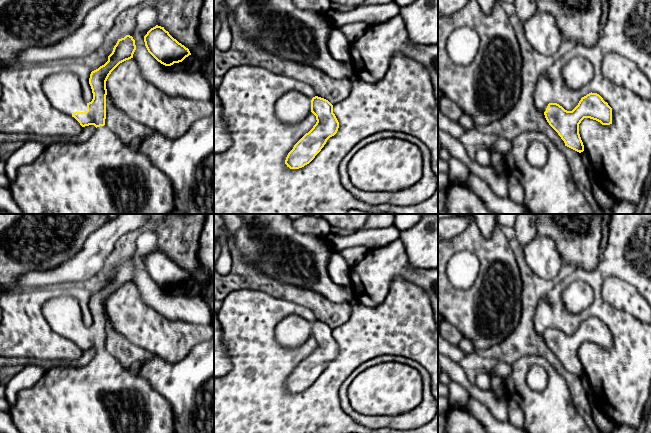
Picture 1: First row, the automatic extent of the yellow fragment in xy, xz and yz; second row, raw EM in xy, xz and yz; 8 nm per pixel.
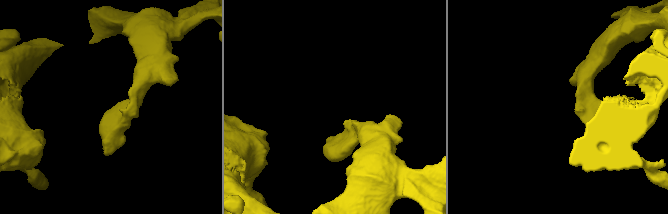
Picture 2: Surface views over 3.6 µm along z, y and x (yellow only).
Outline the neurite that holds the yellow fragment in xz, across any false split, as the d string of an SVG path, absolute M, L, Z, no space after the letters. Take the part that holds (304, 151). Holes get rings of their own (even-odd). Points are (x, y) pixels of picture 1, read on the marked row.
M289 91L275 104L277 118L290 125L302 122L311 112L317 122L288 153L285 164L290 169L299 169L309 164L327 140L337 133L339 122L333 113L333 105L318 96L311 99L300 92Z

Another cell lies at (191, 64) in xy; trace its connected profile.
M189 55L183 61L183 66L185 67L186 72L197 72L200 71L200 63L199 61L193 57L193 55Z

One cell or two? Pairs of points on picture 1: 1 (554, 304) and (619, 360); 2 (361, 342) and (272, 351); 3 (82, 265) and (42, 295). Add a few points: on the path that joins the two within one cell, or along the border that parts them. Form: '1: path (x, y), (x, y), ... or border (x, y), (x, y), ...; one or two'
1: path (578, 317), (602, 312), (619, 329), (619, 336); one
2: path (332, 374), (307, 399), (285, 399), (272, 383); one
3: border (70, 284), (64, 287), (33, 287), (30, 289); two

